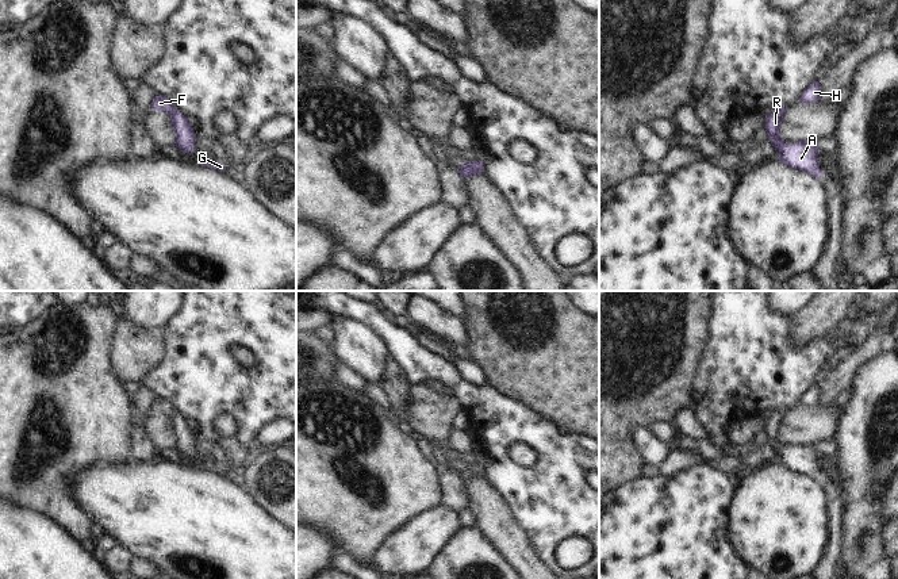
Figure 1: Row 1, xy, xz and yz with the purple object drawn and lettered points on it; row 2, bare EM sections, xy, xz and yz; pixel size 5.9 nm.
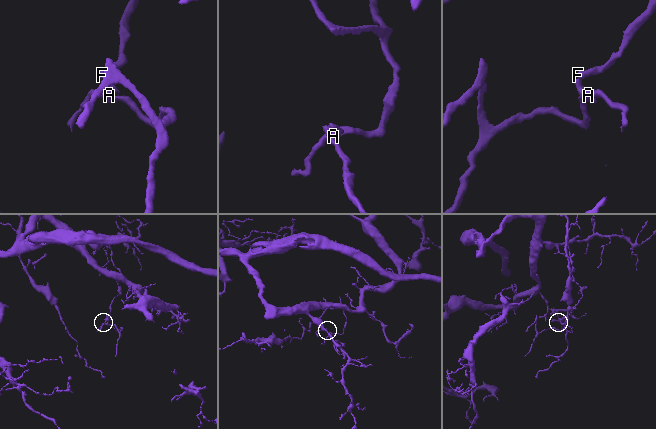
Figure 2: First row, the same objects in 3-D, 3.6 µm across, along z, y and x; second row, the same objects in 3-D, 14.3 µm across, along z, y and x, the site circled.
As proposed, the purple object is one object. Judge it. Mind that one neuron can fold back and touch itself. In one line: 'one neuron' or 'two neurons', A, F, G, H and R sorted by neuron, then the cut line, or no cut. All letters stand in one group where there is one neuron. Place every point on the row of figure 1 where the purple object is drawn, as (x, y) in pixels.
one neuron | A F G H R | no cut

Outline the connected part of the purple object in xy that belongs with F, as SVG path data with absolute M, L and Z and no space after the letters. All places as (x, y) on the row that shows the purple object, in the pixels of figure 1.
M158 93L150 107L170 116L172 127L176 135L174 146L183 153L191 154L196 147L196 134L193 133L192 123L185 118L185 115L177 110L168 97Z

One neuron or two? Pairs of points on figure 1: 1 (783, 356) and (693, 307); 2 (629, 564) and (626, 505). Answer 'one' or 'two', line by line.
1: two
2: one

